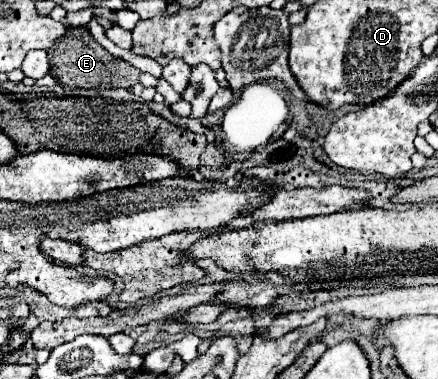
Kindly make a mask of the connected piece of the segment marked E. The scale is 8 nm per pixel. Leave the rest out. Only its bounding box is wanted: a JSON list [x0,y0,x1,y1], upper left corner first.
[48,28,140,88]

